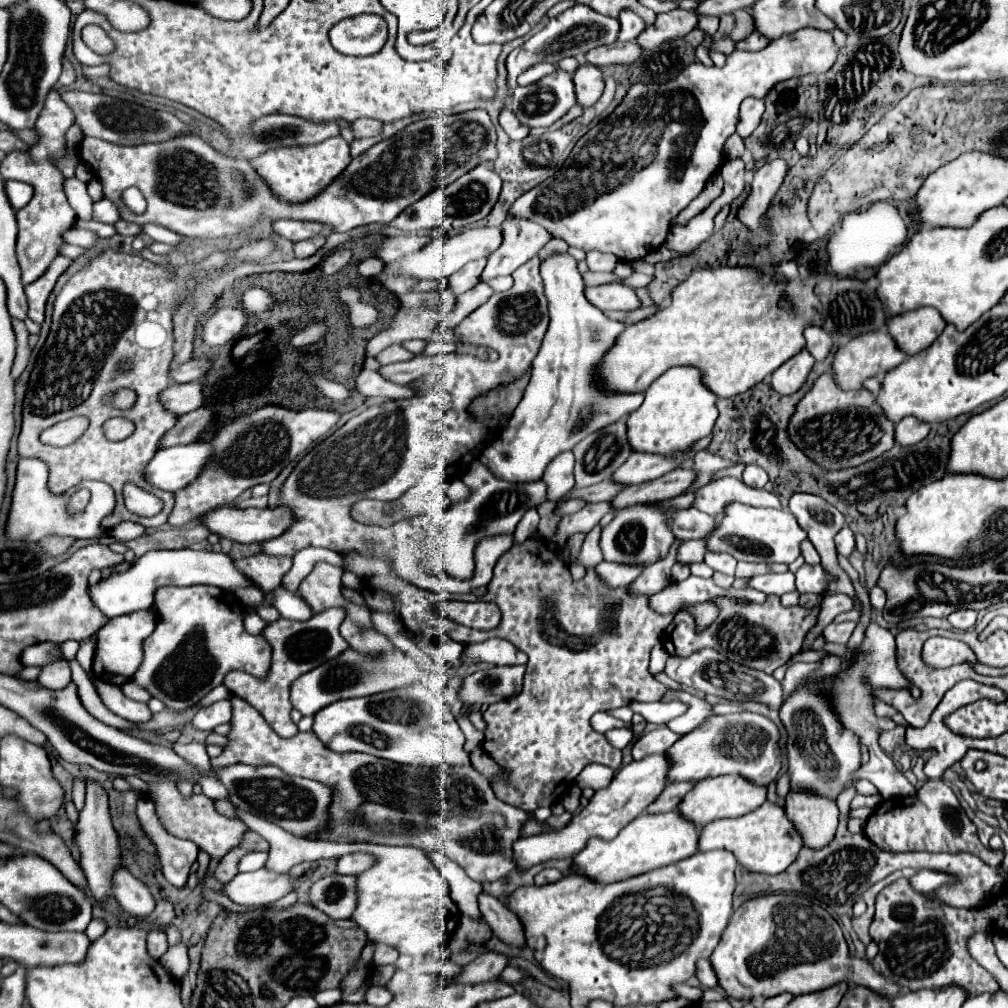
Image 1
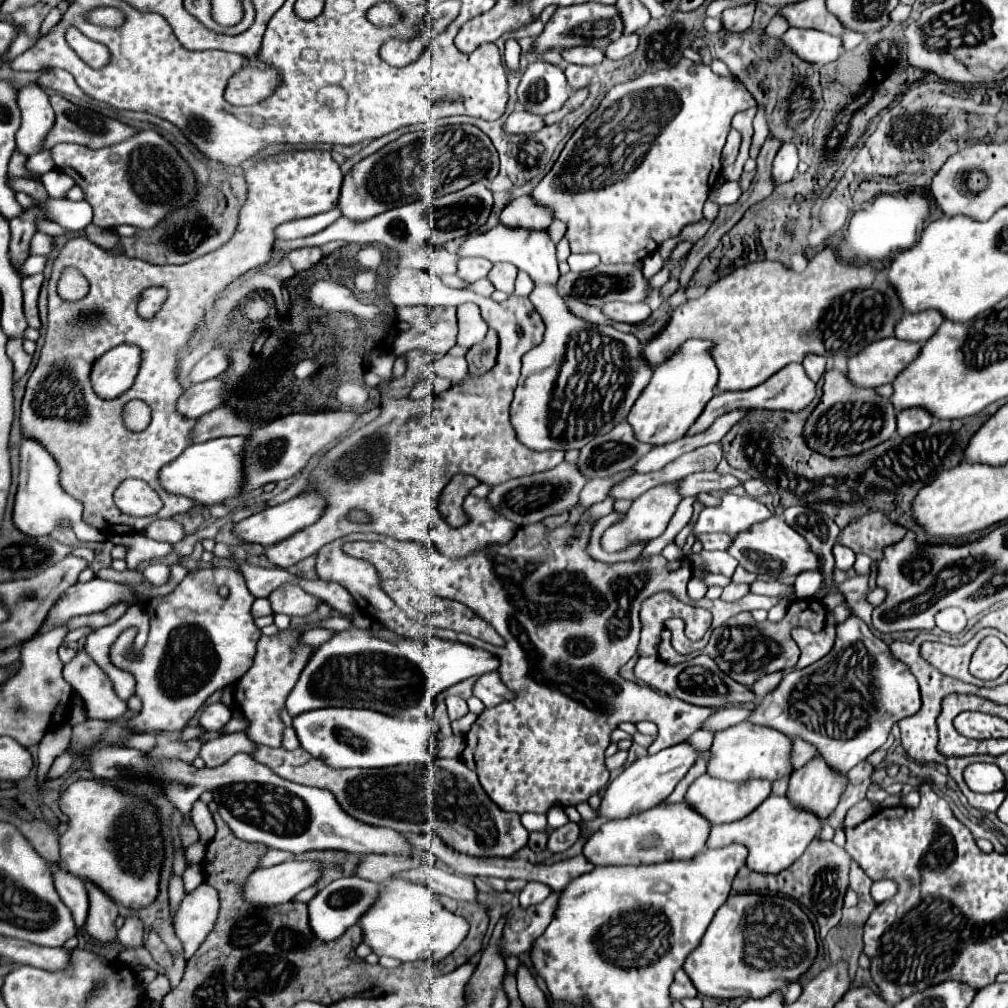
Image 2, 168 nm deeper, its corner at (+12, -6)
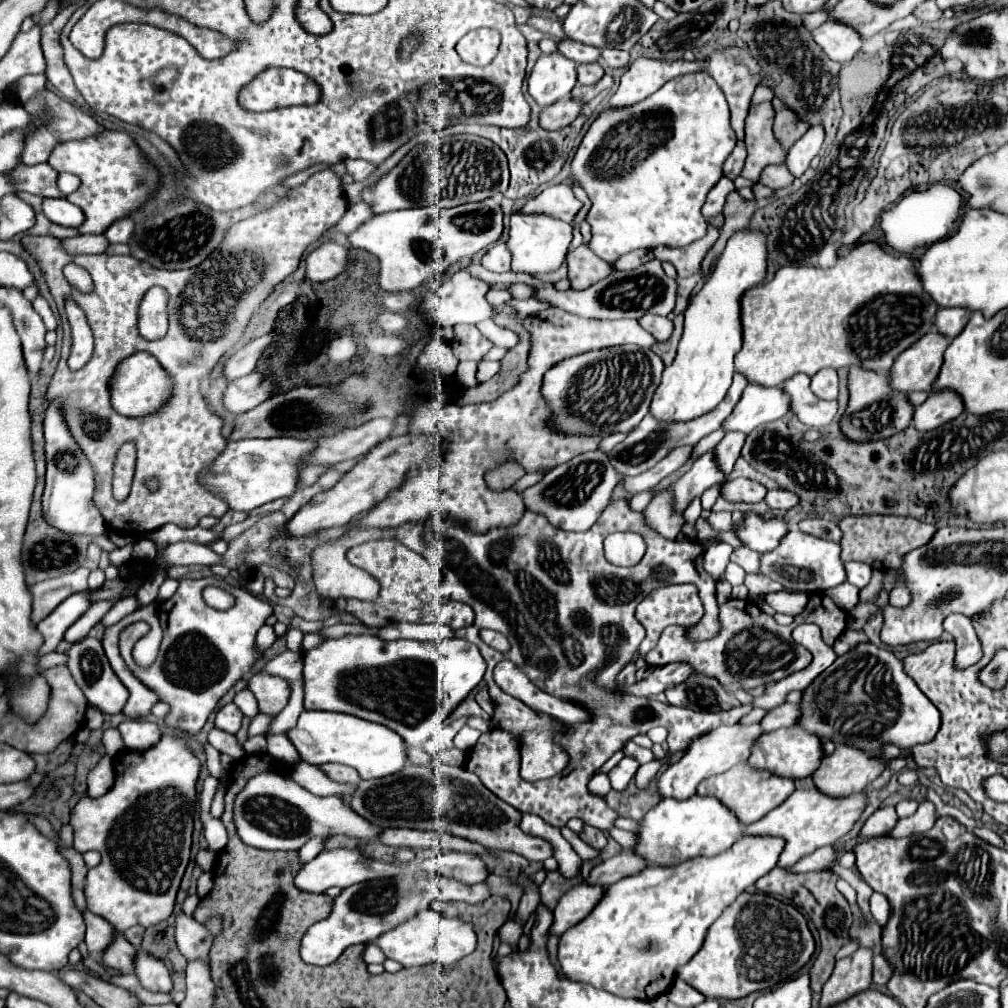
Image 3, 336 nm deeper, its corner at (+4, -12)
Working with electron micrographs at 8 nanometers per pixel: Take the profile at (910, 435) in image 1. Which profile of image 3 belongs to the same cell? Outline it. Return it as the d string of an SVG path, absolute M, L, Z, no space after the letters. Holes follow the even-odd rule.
M944 388L944 392L934 392L932 396L928 396L928 400L922 406L916 408L912 424L920 432L928 432L940 428L948 420L954 420L962 412L964 412L964 402L956 396L956 392L948 392Z

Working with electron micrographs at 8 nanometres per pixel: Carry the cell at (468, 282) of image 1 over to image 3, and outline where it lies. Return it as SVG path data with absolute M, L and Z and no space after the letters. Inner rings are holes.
M504 242L494 244L482 258L482 266L492 272L508 272L512 264L512 254L508 252L508 246Z

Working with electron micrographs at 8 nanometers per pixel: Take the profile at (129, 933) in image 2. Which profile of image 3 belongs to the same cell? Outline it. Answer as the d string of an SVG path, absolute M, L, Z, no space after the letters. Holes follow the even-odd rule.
M138 950L136 956L136 976L144 990L166 992L166 994L172 992L172 978L166 964L142 950Z

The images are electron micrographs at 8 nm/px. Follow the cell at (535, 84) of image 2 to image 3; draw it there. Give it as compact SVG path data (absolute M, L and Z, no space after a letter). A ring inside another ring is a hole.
M560 52L542 54L528 78L528 92L540 106L568 96L576 84L576 62Z

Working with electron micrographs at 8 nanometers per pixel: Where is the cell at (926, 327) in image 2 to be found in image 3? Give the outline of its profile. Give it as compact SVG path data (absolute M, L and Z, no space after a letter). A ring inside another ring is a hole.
M942 308L938 310L934 324L944 336L956 338L964 330L964 324L968 324L970 316L972 312L968 312L968 308Z

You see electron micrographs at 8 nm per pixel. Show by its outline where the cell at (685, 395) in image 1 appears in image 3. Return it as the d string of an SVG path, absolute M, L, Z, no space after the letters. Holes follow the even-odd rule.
M738 230L730 236L714 270L704 286L690 298L684 312L684 332L672 366L664 368L650 414L658 420L694 420L720 404L726 396L732 374L734 356L742 348L740 298L746 290L758 286L766 278L766 234L760 230Z

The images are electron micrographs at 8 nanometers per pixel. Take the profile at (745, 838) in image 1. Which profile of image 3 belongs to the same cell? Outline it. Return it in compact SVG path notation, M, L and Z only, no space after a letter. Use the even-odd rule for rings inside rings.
M818 788L796 790L784 804L780 804L772 812L768 812L762 820L746 826L744 834L784 838L786 846L784 846L784 852L780 854L778 866L792 866L794 862L798 862L802 856L814 852L816 848L832 846L842 836L846 836L852 830L852 826L858 822L858 818L862 816L866 804L868 804L866 790L850 794L850 796L842 796L842 798L826 796Z

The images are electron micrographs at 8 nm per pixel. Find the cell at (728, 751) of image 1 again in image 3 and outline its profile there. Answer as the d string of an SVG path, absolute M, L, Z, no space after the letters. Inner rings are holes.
M794 726L794 728L780 728L760 736L760 740L752 748L752 756L748 758L748 764L754 768L766 768L780 776L806 778L812 772L816 772L822 758L824 758L824 750L820 746L820 738L812 732L802 730L800 726Z

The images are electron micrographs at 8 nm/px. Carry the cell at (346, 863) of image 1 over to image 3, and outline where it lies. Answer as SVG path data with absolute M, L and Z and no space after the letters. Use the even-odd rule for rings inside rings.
M452 852L452 854L442 854L436 858L428 858L420 864L420 870L424 872L438 872L448 878L456 878L464 884L476 884L484 882L490 876L490 870L486 862L478 856L464 854L464 852Z

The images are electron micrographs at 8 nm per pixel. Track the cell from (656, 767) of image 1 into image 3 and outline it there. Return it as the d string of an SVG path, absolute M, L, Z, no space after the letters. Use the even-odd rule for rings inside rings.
M734 724L734 726L724 726L724 728L716 728L716 732L708 732L704 736L700 736L700 740L694 740L690 744L688 754L672 764L662 776L656 778L658 782L658 792L662 798L676 798L676 800L686 800L690 796L696 794L696 786L714 774L722 774L728 768L736 766L738 762L748 760L752 744L756 744L758 736L764 734L764 730L760 728L760 724L750 724L750 726L742 726L742 724Z

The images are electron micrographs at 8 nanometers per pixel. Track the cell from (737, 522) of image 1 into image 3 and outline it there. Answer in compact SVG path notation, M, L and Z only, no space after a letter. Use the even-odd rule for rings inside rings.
M790 530L774 552L762 556L762 574L780 582L790 592L824 592L846 580L846 570L840 560L840 544L820 540L800 530Z

